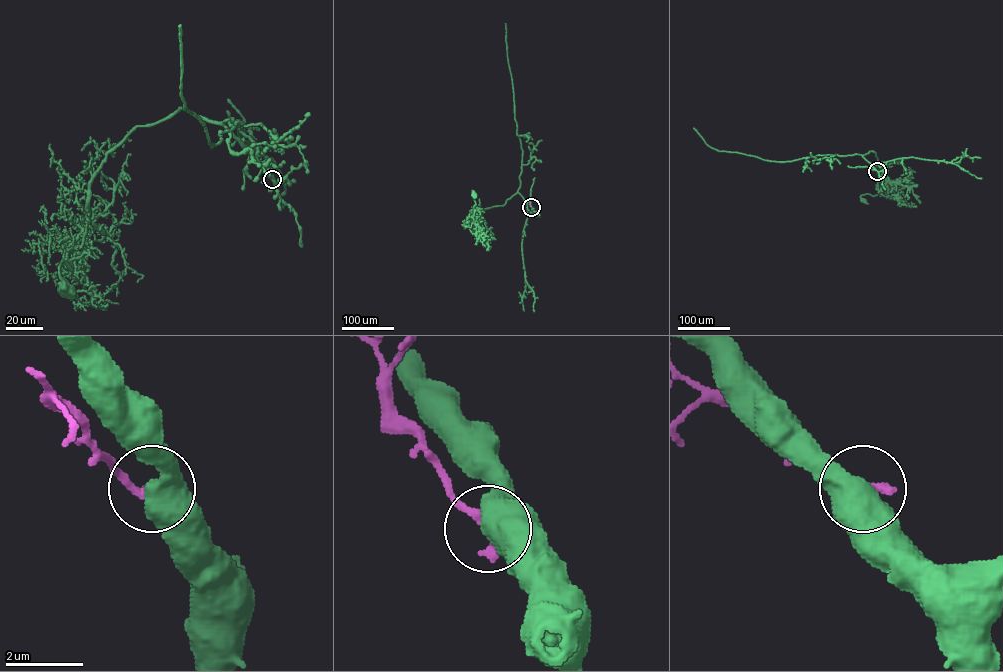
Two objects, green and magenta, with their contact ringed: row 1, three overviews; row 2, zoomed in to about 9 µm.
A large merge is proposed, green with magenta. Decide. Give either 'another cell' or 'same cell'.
another cell

